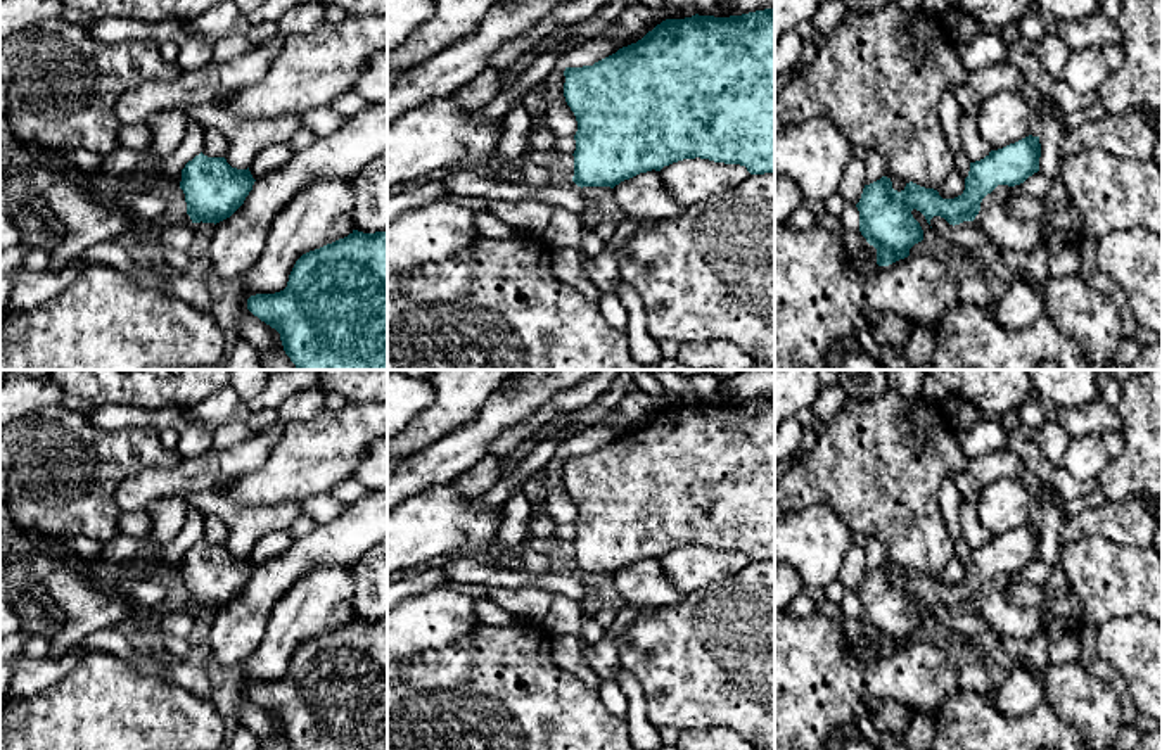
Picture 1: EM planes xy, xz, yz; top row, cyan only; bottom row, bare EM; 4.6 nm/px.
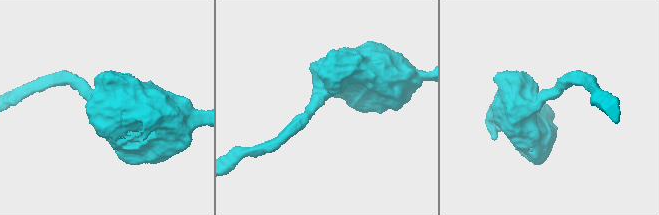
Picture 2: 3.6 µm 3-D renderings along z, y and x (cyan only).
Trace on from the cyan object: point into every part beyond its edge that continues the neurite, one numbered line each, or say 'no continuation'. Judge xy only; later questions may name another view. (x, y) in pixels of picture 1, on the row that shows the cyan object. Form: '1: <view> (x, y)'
no continuation

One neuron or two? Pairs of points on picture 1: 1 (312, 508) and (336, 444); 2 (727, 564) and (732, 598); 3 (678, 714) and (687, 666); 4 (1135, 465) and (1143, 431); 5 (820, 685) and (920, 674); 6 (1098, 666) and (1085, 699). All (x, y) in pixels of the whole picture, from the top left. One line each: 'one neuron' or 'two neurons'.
1: two neurons
2: two neurons
3: one neuron
4: one neuron
5: one neuron
6: two neurons

